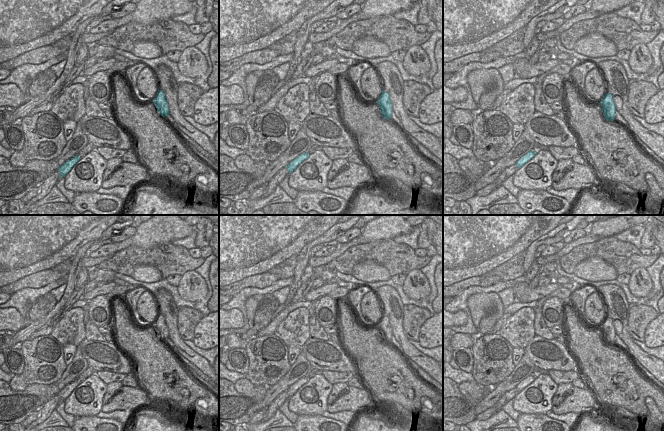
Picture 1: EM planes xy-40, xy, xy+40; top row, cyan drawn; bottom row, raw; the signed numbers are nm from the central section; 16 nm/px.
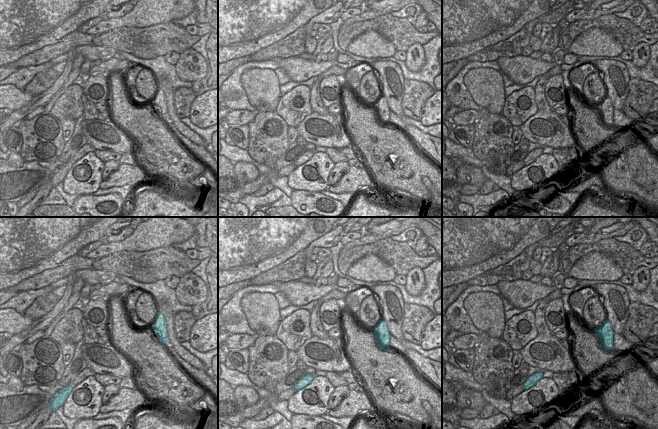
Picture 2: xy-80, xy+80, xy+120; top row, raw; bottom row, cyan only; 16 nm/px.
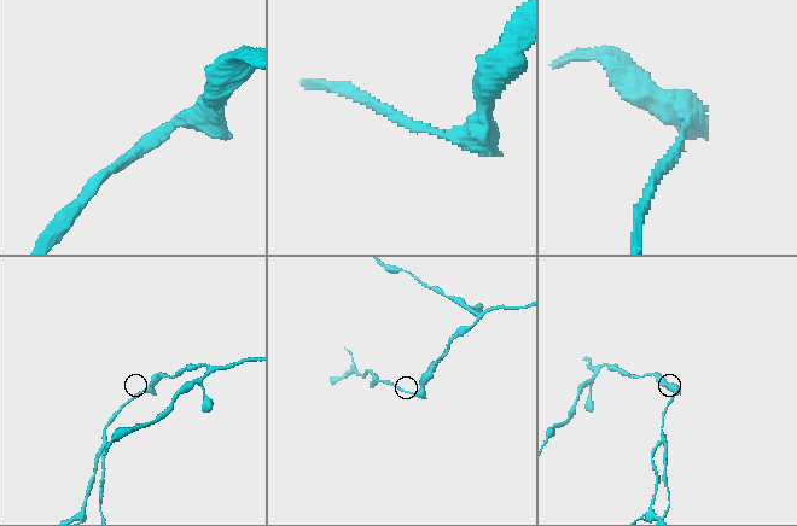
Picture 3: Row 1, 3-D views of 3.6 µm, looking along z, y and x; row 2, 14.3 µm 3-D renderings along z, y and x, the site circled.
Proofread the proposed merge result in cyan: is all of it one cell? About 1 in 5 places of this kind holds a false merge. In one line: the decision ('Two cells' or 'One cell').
One cell.

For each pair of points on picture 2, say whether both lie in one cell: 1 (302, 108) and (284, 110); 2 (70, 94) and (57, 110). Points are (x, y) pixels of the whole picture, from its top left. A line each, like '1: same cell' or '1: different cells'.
1: same cell
2: same cell

